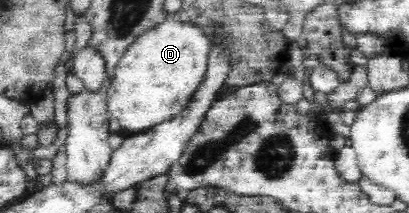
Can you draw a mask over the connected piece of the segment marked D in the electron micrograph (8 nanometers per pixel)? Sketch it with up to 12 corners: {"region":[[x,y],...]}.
{"region":[[169,16],[135,38],[107,89],[120,129],[185,109],[209,38]]}

